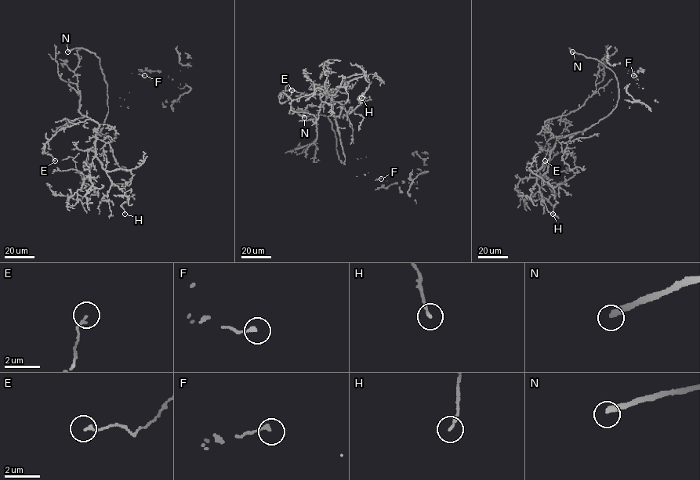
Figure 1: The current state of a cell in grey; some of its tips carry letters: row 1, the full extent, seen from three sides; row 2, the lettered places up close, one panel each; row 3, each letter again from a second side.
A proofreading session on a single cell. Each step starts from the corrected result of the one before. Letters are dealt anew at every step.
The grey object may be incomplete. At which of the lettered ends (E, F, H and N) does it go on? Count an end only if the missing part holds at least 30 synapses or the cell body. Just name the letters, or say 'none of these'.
N

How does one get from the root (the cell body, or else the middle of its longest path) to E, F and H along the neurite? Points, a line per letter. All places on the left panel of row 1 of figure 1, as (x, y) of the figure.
E: (106, 118), (96, 138), (99, 124), (91, 119), (59, 129), (47, 142), (42, 153), (50, 154), (55, 160)
F: (106, 118), (107, 98), (124, 99), (139, 74), (144, 75)
H: (106, 118), (95, 151), (106, 171), (131, 171), (121, 205), (125, 214)

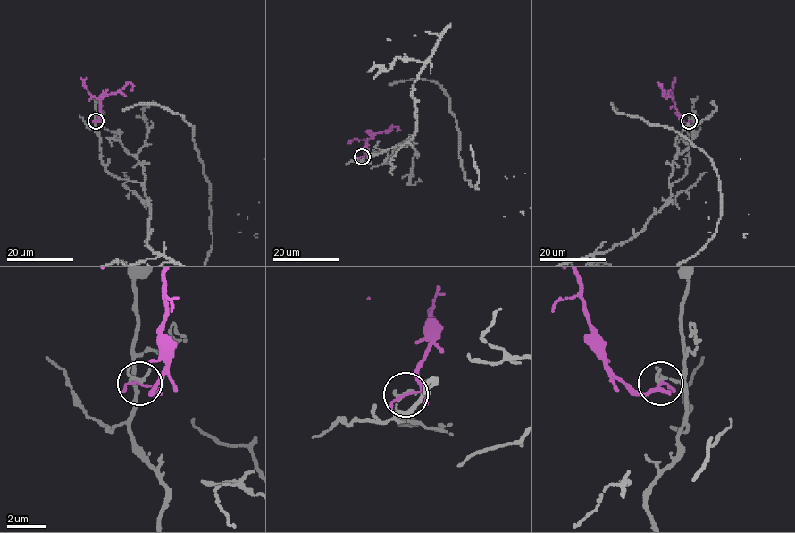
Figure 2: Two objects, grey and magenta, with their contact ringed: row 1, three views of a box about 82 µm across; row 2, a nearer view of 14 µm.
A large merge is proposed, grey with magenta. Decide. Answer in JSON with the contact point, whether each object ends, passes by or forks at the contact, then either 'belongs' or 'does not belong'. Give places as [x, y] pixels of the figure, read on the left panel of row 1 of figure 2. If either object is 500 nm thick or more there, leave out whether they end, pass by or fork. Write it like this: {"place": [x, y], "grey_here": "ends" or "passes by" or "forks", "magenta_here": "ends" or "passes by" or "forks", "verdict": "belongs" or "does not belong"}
{"place": [96, 121], "grey_here": "ends", "magenta_here": "forks", "verdict": "does not belong"}

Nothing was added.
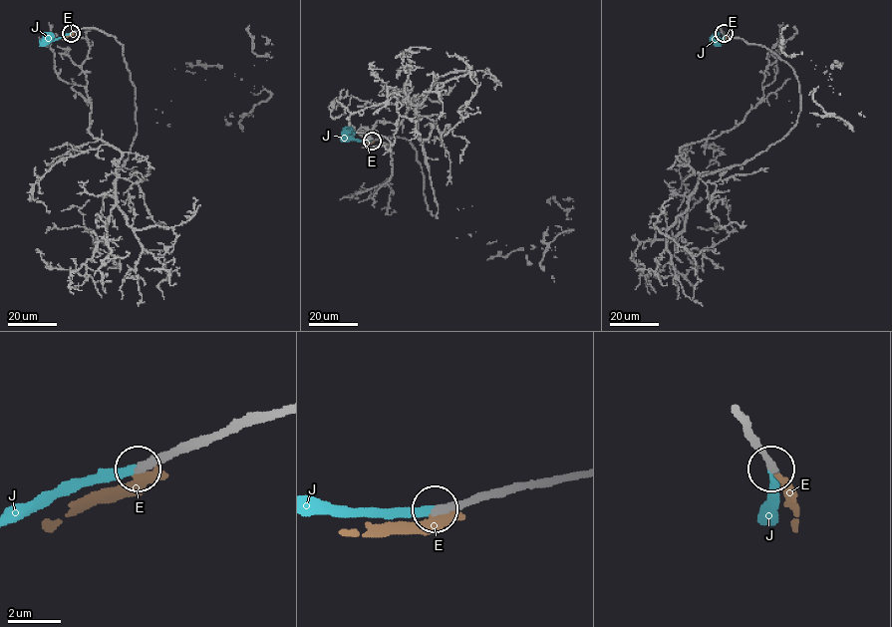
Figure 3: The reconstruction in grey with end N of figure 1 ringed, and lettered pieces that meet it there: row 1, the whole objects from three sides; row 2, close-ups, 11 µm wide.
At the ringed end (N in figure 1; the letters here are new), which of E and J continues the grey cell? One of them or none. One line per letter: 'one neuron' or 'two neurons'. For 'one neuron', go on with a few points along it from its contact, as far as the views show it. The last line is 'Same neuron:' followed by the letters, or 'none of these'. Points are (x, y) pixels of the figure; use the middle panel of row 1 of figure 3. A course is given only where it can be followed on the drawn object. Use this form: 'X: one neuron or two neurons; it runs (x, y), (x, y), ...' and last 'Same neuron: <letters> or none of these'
E: two neurons
J: one neuron; it runs (372, 141), (353, 139), (349, 134)
Same neuron: J

